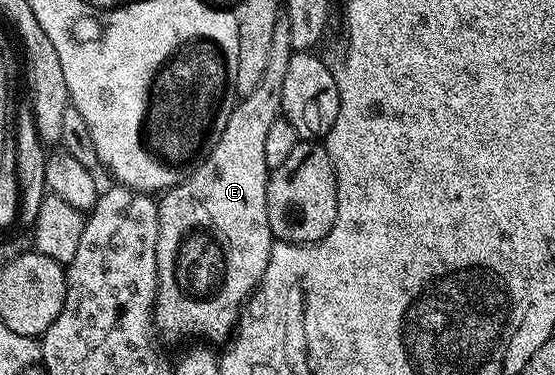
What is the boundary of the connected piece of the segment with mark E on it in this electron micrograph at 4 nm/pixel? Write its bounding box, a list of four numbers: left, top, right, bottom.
[153,17,292,339]

